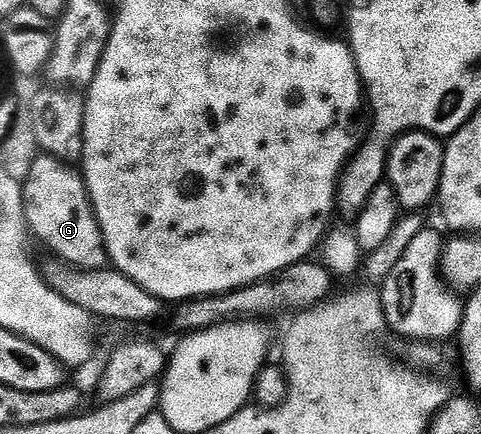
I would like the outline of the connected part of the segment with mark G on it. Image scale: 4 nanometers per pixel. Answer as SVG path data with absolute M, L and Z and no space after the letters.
M42 153L20 183L20 210L29 234L51 251L51 256L83 271L96 271L108 263L102 230L94 216L86 182L73 166Z

